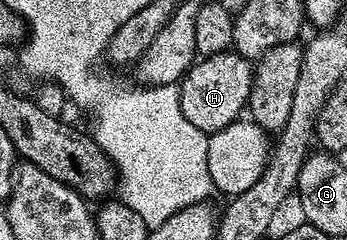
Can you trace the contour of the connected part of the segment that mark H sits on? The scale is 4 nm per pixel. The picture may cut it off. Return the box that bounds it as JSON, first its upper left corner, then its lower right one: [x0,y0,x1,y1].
[178,51,253,135]

